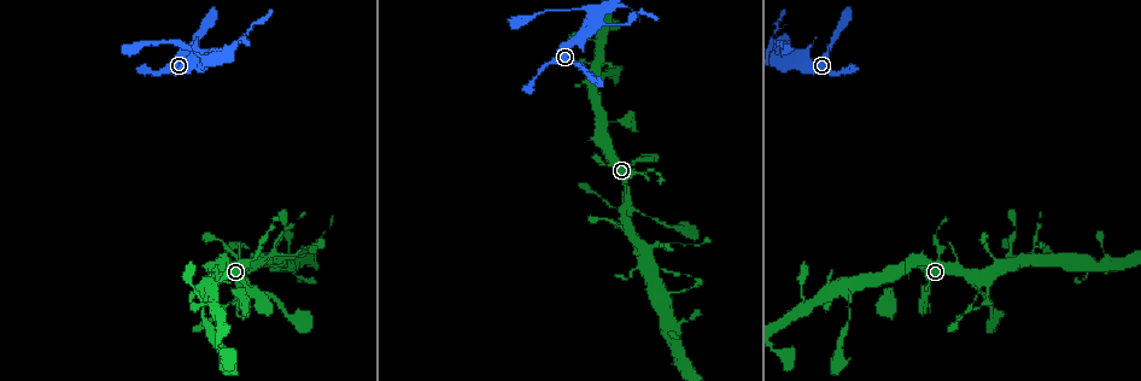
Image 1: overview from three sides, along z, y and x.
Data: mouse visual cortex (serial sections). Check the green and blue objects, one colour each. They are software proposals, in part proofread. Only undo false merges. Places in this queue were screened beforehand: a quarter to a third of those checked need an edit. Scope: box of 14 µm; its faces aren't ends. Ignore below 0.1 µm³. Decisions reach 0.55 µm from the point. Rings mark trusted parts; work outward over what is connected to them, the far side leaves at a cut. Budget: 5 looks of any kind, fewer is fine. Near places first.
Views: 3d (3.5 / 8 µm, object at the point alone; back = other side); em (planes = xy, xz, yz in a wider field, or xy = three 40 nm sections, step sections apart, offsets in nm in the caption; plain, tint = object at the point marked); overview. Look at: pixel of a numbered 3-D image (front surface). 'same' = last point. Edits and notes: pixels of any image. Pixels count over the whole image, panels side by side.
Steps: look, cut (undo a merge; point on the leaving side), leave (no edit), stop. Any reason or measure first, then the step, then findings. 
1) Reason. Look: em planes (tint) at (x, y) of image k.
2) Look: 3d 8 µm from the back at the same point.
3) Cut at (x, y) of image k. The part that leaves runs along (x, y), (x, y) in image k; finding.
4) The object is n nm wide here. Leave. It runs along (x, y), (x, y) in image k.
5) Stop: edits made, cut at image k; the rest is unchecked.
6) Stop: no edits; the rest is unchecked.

Three-way junction. Look: 3d 8 µm at (842, 285) of image 1.

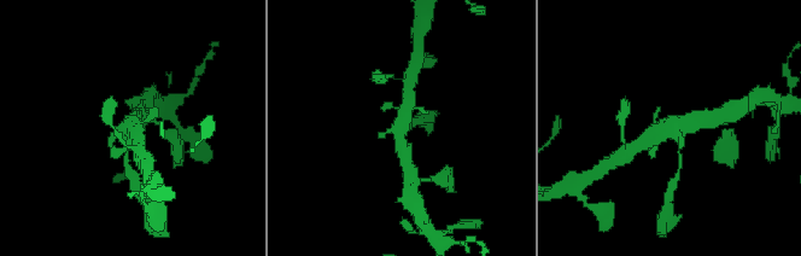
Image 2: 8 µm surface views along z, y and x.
Look: em xy step 5 (tint) at (400, 129) of image 2.

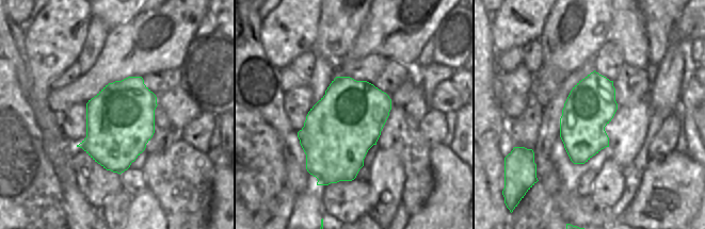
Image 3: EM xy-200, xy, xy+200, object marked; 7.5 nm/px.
Leave. It runs along (706, 117), (678, 122), (645, 140) in image 2; all the same cell.

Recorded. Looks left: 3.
A fork. Look: 3d 3.5 µm at (789, 62) of image 1.

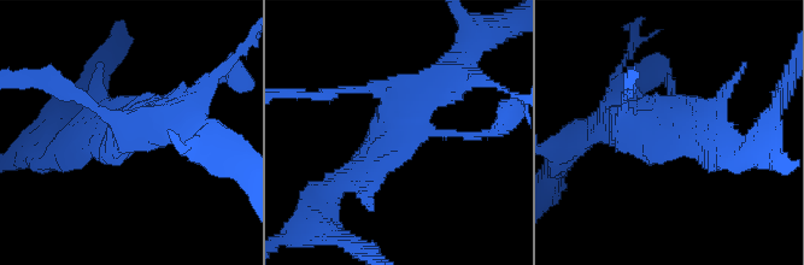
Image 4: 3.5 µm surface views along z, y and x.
Shape alone is not enough. Look: em xy step 1 (tint) at (392, 133) of image 4.

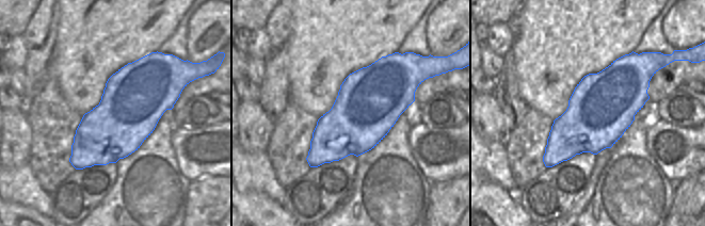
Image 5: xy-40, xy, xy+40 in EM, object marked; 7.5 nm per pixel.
The object is 500 nm wide here. Leave. It runs along (717, 143), (640, 135), (626, 102) in image 4; one cell here.

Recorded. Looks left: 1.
Stop: no edits; the rest is unchecked.

